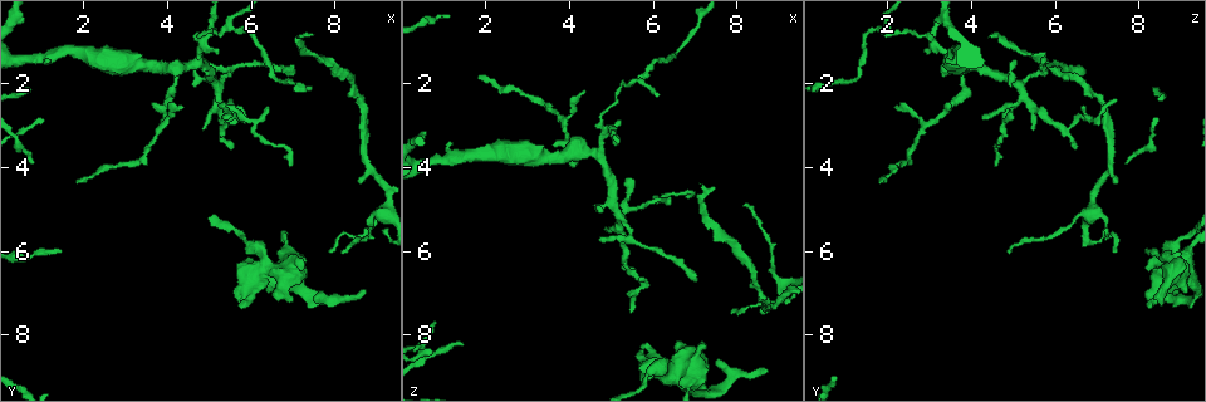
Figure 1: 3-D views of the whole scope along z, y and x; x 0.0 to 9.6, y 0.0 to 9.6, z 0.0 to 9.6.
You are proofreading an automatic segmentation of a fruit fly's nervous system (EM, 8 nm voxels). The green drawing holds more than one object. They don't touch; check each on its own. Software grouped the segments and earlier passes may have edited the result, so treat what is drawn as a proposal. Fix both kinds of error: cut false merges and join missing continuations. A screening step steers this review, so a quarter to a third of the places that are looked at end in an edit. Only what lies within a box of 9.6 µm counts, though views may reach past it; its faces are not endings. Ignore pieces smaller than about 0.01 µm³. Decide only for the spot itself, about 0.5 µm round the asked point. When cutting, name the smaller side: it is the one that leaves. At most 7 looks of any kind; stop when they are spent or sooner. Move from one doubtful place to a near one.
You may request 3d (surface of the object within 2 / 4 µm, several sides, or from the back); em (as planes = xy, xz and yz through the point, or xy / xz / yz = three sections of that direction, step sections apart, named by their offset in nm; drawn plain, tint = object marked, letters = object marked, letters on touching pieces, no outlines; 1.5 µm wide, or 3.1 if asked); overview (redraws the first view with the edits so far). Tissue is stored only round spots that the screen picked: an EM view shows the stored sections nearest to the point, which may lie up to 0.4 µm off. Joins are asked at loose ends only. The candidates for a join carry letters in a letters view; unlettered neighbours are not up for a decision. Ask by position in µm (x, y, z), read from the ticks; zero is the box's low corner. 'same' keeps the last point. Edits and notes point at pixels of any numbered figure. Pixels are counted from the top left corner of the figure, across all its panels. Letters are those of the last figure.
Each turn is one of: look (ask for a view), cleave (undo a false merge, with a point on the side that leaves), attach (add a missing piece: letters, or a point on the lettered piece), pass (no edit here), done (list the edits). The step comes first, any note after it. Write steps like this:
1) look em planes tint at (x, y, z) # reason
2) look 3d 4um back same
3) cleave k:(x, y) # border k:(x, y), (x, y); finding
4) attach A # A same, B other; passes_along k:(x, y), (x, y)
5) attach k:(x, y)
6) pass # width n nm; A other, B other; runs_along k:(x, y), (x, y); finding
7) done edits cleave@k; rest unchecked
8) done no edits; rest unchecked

look 3d 4um at (8.15, 6.05, 4.90) # an open end

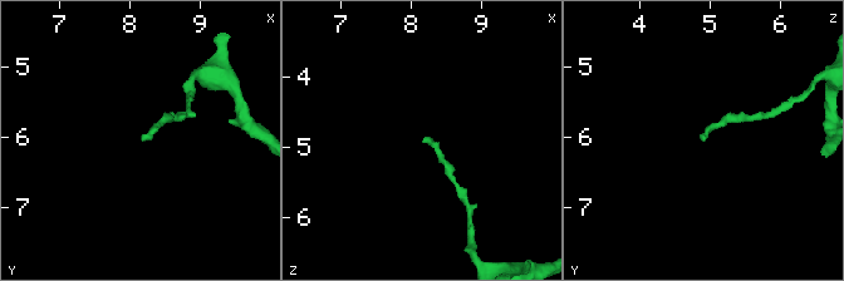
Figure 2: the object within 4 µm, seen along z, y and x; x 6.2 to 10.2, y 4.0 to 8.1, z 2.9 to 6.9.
look em yz step 8 tint at (8.15, 6.05, 4.90) # need the tissue

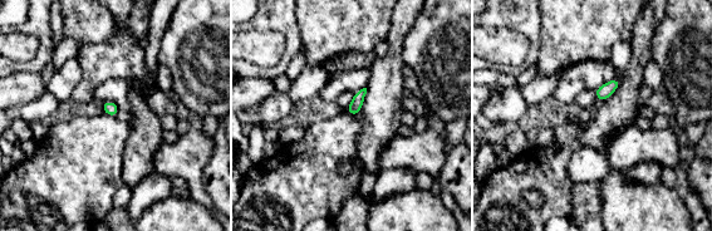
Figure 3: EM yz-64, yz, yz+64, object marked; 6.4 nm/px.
look em planes letters same

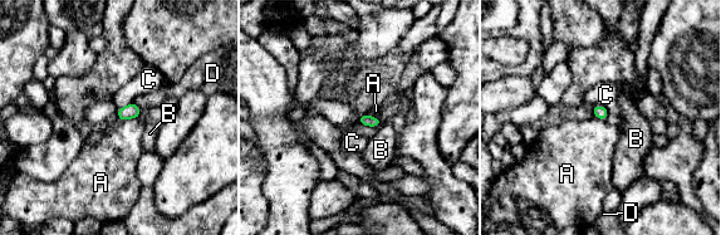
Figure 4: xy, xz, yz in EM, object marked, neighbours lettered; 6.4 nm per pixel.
pass # A other, B other, C other, D other; border 4:(138, 117), (119, 121); no lettered piece goes on from it

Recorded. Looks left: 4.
look 3d 4um at (7.85, 6.00, 7.50) # thin end

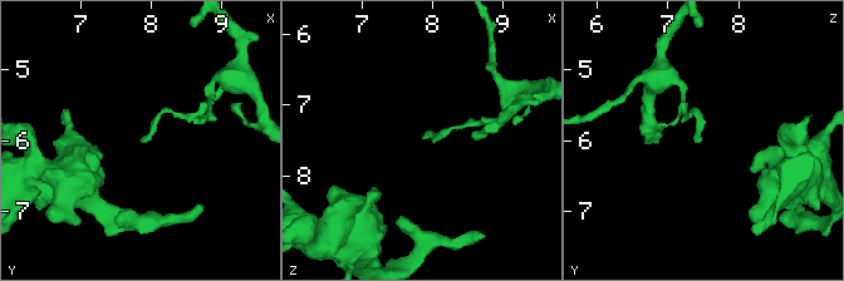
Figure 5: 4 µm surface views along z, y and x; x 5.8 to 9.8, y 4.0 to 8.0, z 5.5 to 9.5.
look em xy step 8 letters at (7.90, 6.00, 7.50) # need the tissue

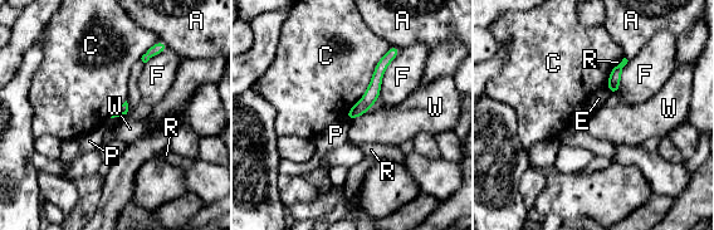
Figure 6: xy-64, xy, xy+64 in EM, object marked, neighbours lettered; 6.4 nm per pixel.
pass # width 70 nm; A other, C other, E other, F other, P other, R other, W other; border 6:(370, 108), (350, 121); no lettered piece goes on from it

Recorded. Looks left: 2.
look em xy step 8 letters at (8.70, 6.95, 8.85) # tapers out

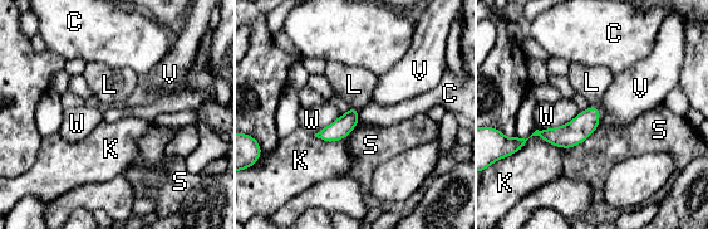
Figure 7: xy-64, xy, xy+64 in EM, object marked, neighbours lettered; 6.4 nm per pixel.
attach L # C other, K other, L same, S other, V other, W other; passes_along 7:(343, 126), (354, 107), (354, 84); the neuron continues

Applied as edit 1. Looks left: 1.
done edits attach@7; rest unchecked

